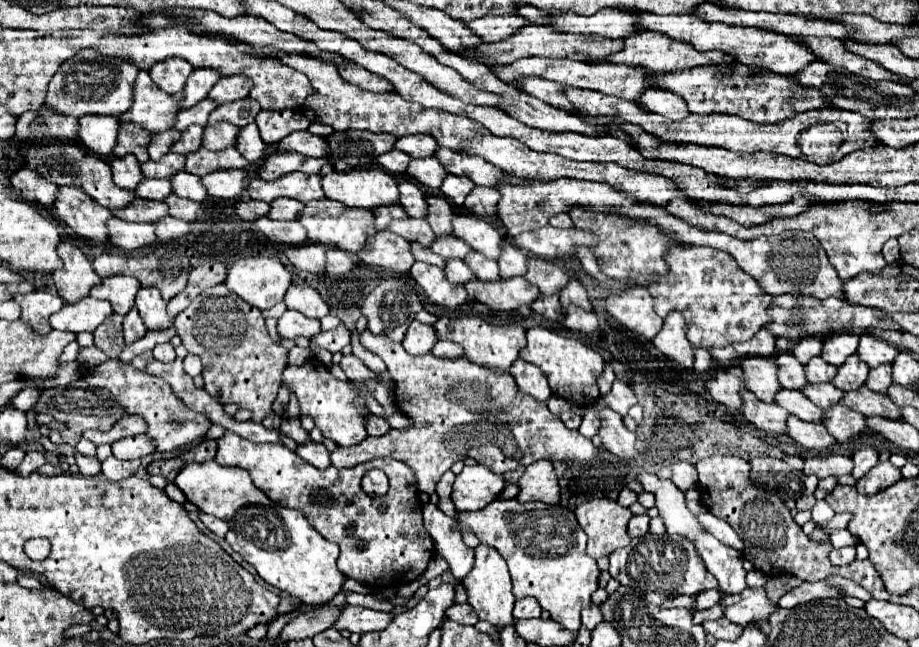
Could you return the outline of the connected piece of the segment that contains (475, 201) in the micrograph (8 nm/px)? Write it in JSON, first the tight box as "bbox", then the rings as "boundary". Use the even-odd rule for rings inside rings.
{"bbox":[465,187,499,215],"boundary":[[[475,187],[465,201],[465,209],[475,215],[493,215],[499,203],[499,191],[487,187]]]}

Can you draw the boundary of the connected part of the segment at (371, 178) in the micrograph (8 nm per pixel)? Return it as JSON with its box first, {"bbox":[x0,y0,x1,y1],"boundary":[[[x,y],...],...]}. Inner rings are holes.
{"bbox":[321,167,399,209],"boundary":[[[379,167],[331,171],[323,175],[321,183],[327,199],[341,201],[347,207],[377,209],[379,205],[399,203],[397,179]]]}

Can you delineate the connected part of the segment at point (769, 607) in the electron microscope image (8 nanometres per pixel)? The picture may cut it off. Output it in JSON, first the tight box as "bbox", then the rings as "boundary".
{"bbox":[721,587,777,627],"boundary":[[[757,587],[757,589],[743,589],[737,595],[727,595],[721,597],[723,605],[727,605],[727,613],[725,617],[741,627],[753,623],[753,621],[767,621],[771,613],[775,613],[777,605],[773,605],[767,595],[765,595],[765,587]]]}

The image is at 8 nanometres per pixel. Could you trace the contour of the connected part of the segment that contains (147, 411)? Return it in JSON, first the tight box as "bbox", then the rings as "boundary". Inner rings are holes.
{"bbox":[83,359,211,451],"boundary":[[[109,359],[107,363],[97,365],[95,369],[87,371],[83,375],[83,379],[93,387],[103,387],[103,389],[111,391],[113,397],[119,401],[119,405],[123,405],[127,409],[129,415],[143,415],[143,419],[149,425],[145,435],[149,435],[157,443],[159,451],[175,451],[183,445],[189,445],[195,439],[205,437],[205,433],[211,427],[211,421],[207,415],[195,413],[195,411],[183,407],[183,403],[175,401],[175,397],[171,397],[171,389],[167,389],[167,385],[163,385],[163,381],[159,381],[155,377],[147,377],[139,369],[135,369],[129,363],[123,363],[119,359]]]}

